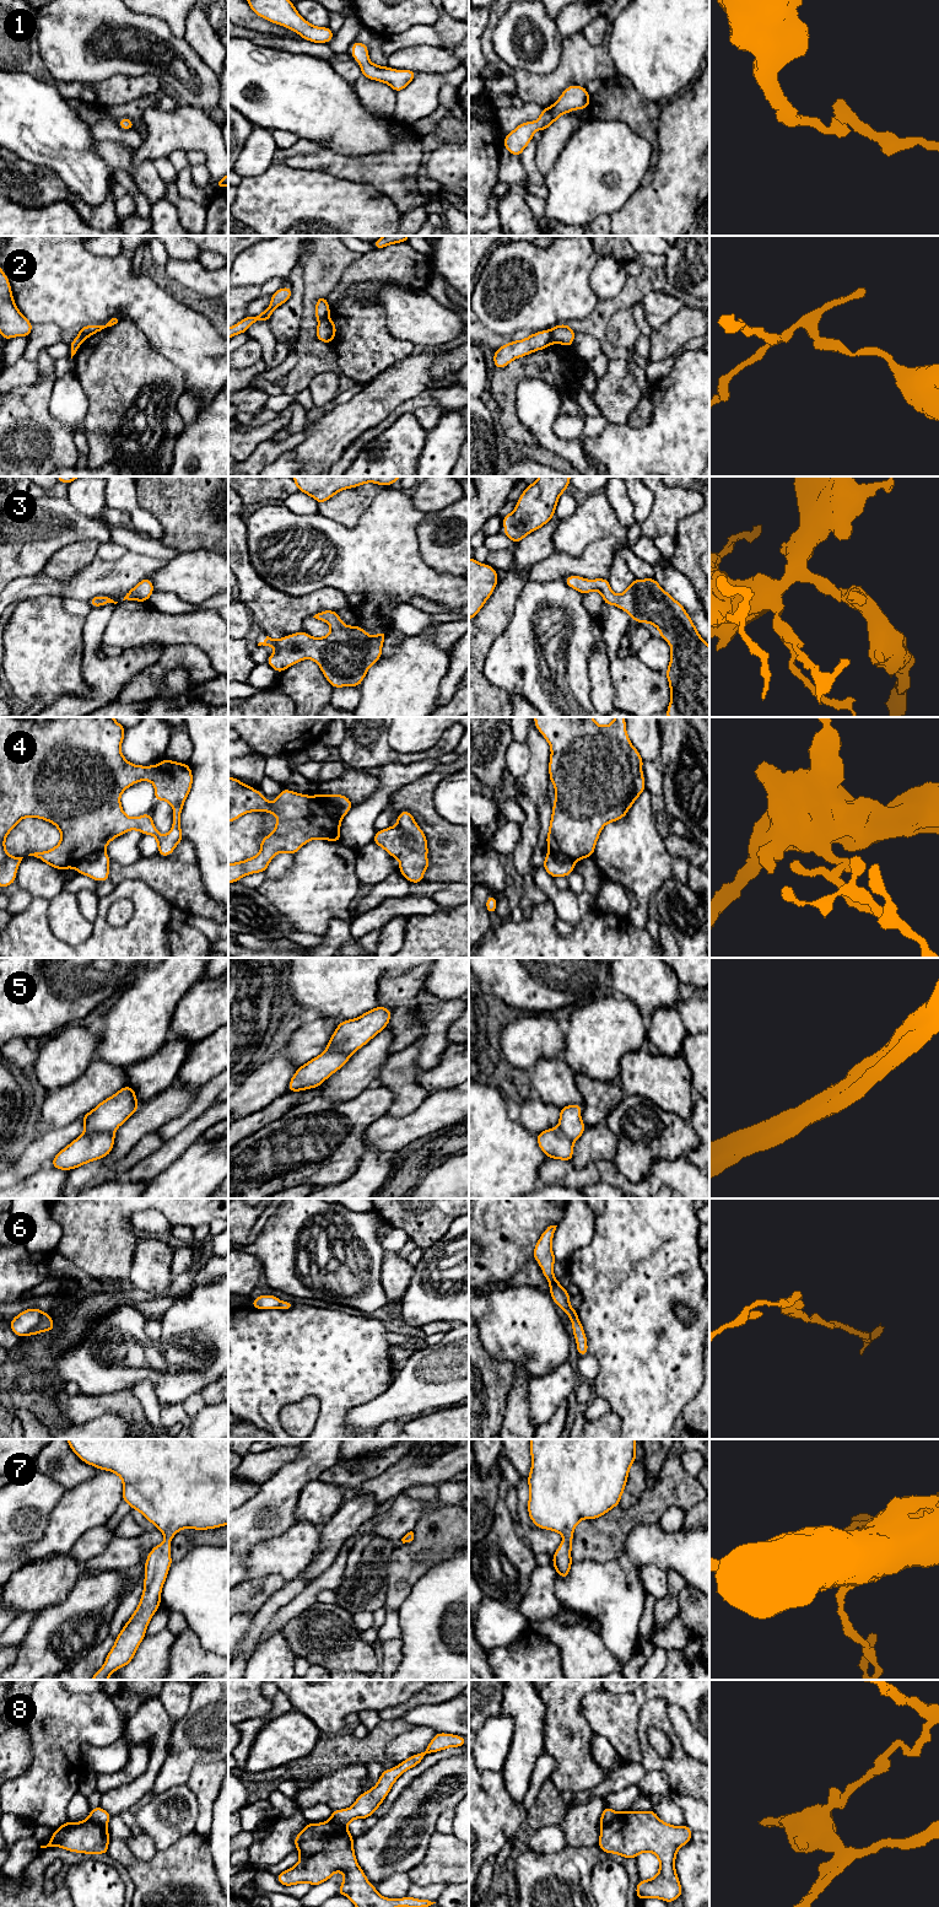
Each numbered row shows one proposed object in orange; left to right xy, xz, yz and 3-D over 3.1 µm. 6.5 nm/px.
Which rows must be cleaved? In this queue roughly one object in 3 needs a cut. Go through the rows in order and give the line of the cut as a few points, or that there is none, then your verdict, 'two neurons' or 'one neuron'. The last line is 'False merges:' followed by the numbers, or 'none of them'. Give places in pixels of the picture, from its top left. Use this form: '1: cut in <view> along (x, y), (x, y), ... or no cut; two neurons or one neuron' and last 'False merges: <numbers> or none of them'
1: no cut; one neuron
2: cut in yz along (549, 329), (555, 341); two neurons
3: no cut; one neuron
4: cut in xy along (103, 850), (86, 855), (74, 867); two neurons
5: cut in xy along (113, 1131), (97, 1131), (84, 1135); two neurons
6: cut in xy along (43, 1313), (26, 1334); two neurons
7: no cut; one neuron
8: cut in yz along (619, 1813), (602, 1826); two neurons
False merges: 2, 4, 5, 6, 8

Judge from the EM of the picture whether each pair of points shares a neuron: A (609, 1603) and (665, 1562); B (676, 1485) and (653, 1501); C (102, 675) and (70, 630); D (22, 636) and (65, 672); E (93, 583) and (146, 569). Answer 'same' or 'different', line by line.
A: same
B: same
C: different
D: same
E: same

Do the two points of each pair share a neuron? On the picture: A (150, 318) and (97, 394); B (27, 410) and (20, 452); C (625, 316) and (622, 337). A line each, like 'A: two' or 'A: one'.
A: two
B: one
C: one

